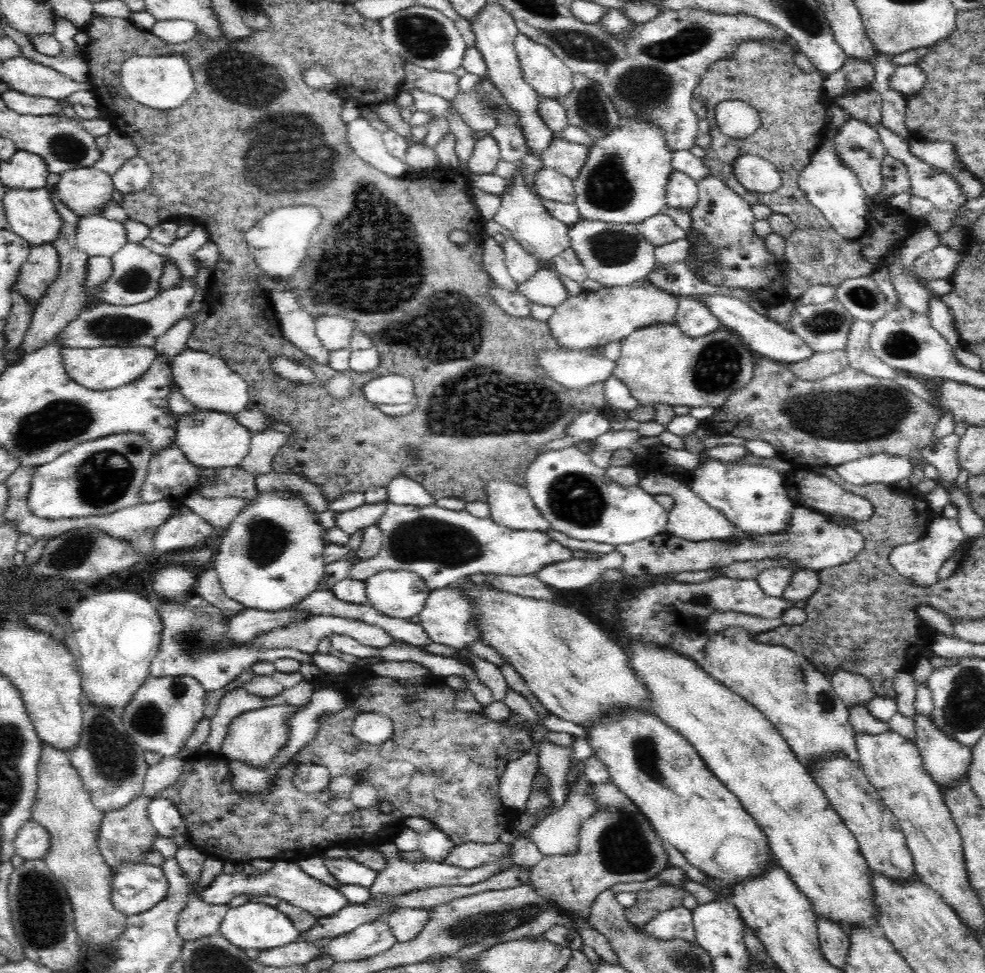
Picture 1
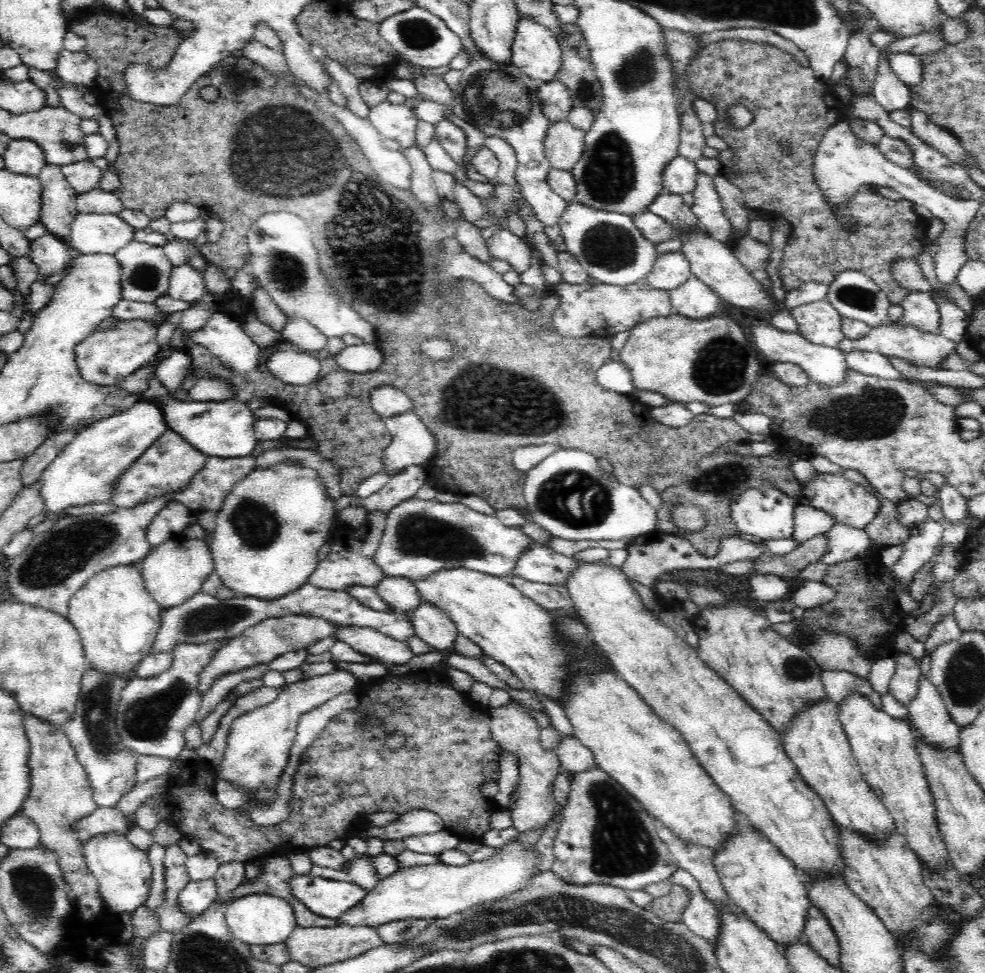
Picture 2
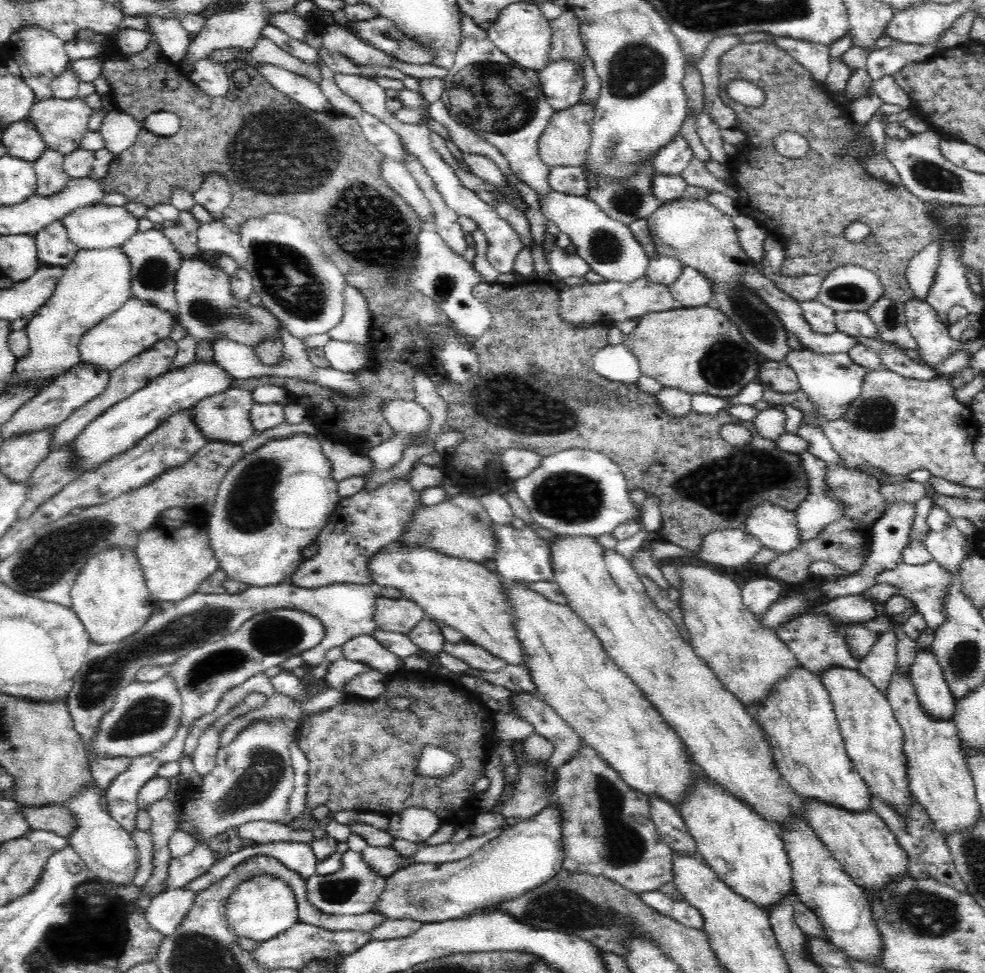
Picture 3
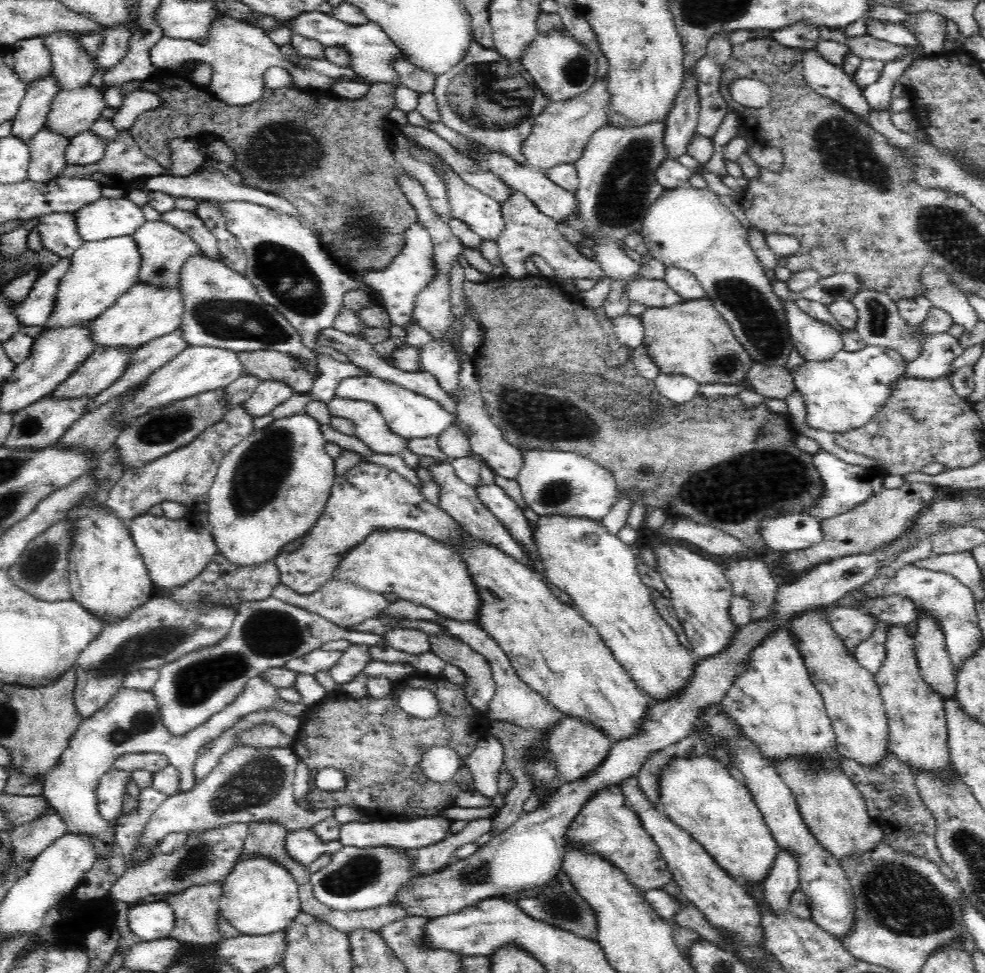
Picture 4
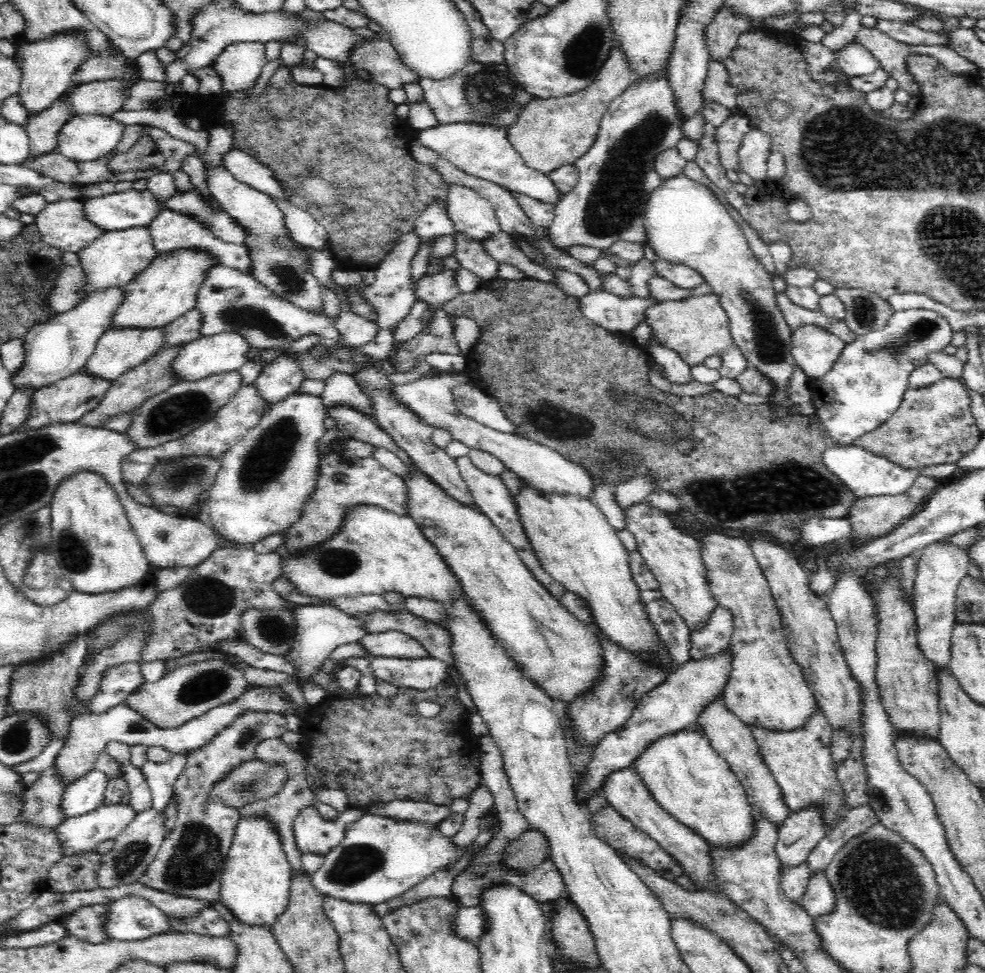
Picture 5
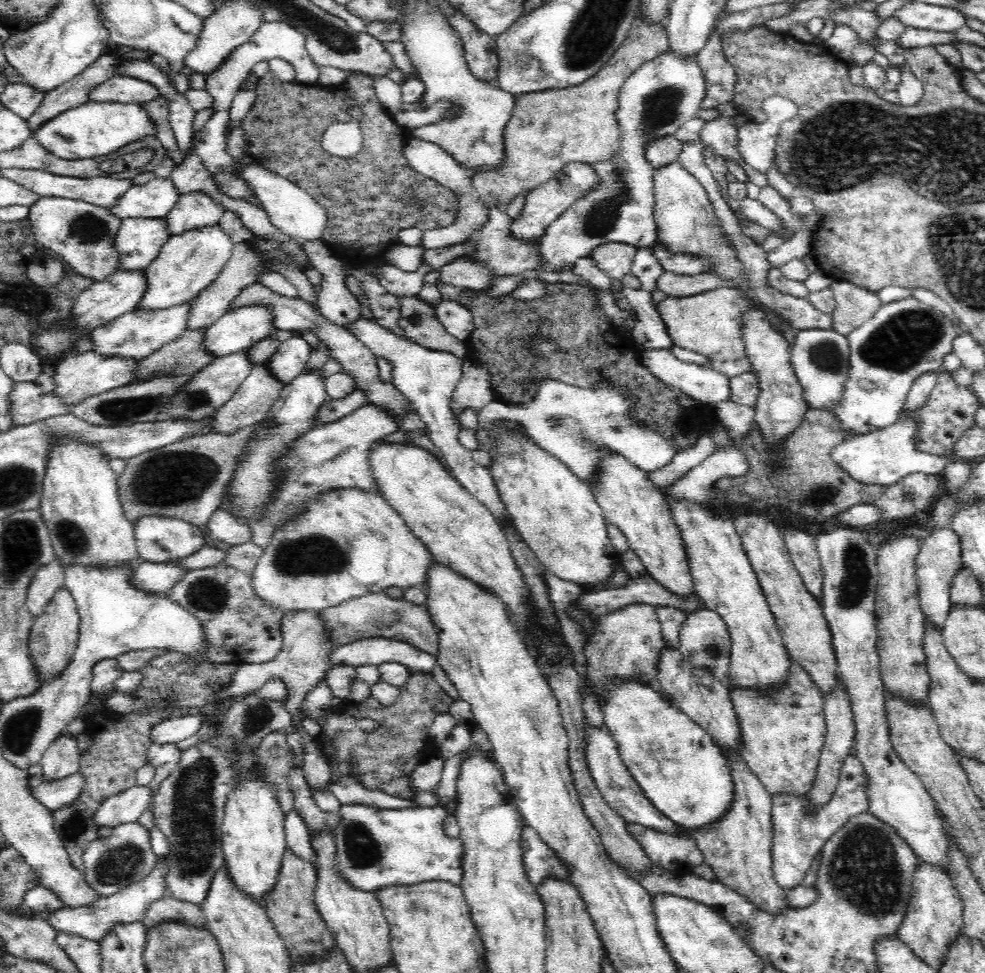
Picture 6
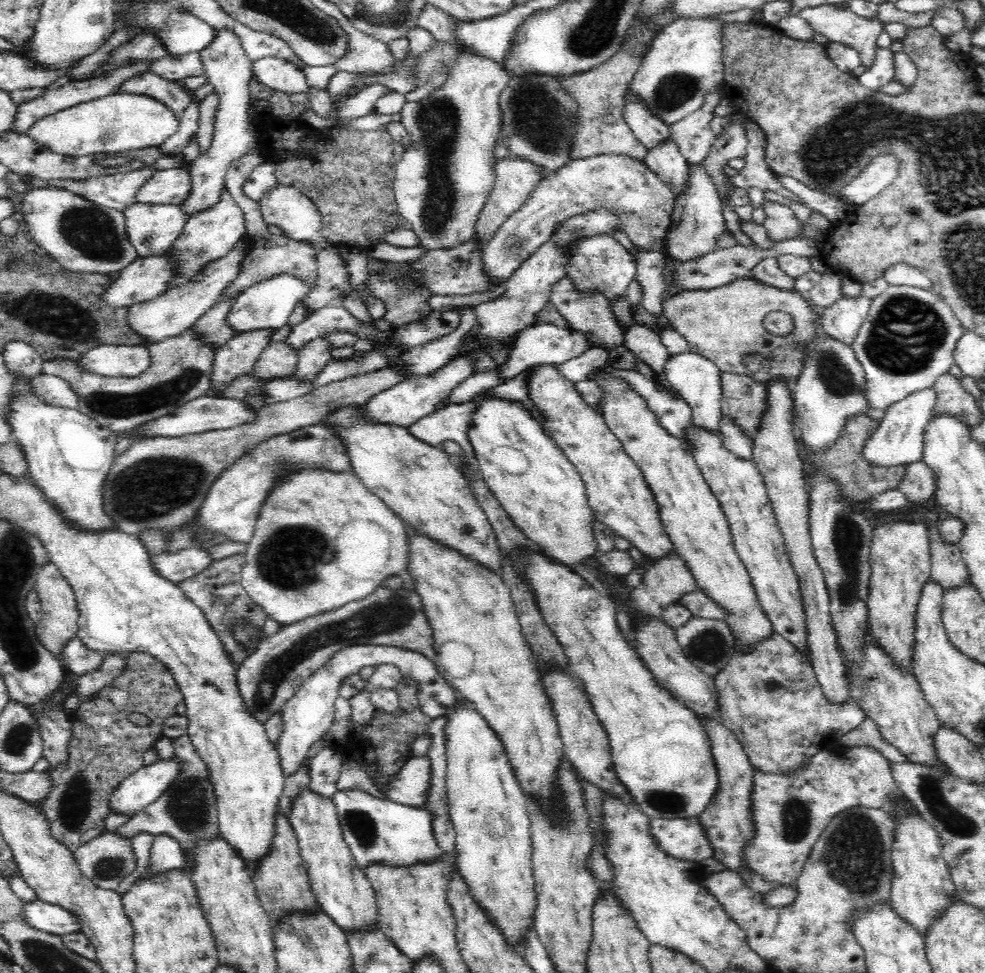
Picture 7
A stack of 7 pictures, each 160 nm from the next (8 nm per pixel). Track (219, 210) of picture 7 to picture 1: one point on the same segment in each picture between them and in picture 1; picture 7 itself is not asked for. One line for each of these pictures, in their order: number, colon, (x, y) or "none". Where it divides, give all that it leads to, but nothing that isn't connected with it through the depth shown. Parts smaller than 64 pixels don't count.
1: (102, 369)
2: (107, 358)
3: (133, 329)
4: (145, 312)
5: (165, 291)
6: (186, 265)

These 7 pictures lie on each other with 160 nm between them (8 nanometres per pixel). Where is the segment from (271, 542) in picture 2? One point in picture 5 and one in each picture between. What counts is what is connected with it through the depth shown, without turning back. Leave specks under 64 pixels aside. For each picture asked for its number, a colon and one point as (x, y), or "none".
3: (262, 521)
4: (251, 524)
5: (265, 480)

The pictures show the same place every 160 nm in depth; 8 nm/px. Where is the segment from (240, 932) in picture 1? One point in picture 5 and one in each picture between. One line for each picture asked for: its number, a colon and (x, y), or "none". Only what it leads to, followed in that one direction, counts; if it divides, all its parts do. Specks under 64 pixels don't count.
2: (254, 919)
3: (263, 908)
4: (260, 897)
5: (255, 888)

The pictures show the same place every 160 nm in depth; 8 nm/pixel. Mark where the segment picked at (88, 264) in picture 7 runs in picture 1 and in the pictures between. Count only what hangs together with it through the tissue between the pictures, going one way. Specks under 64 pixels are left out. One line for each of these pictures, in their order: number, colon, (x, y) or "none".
1: (41, 270)
2: (50, 256)
3: (54, 248)
4: (59, 235)
5: (63, 225)
6: (82, 234)

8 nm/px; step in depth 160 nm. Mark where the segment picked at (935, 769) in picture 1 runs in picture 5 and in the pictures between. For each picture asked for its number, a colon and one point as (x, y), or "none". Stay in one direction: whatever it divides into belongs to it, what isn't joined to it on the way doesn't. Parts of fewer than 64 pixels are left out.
2: (927, 716)
3: (934, 697)
4: (930, 652)
5: (943, 565)

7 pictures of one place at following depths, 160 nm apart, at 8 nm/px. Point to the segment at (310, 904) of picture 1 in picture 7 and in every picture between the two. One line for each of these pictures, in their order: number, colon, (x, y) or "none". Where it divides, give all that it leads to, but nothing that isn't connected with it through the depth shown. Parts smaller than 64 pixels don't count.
2: (328, 898)
3: (354, 890)
4: (357, 879)
5: (380, 858)
6: (375, 848)
7: (377, 832)

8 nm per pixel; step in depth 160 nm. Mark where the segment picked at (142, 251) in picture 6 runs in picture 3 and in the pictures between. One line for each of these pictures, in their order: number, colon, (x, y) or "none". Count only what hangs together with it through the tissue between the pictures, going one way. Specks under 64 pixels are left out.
3: (96, 283)
4: (100, 272)
5: (111, 261)

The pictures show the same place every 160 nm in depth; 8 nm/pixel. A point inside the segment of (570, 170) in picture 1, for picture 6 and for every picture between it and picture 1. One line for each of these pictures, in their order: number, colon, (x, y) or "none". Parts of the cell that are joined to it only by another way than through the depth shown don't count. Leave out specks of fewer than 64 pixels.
2: (564, 145)
3: (566, 141)
4: (561, 132)
5: (553, 132)
6: (550, 129)

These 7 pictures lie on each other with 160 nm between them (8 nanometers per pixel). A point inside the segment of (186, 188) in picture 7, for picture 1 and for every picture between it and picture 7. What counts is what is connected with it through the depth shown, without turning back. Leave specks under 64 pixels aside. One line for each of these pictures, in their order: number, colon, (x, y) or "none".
1: (97, 236)
2: (91, 233)
3: (95, 227)
4: (104, 219)
5: (126, 210)
6: (155, 199)

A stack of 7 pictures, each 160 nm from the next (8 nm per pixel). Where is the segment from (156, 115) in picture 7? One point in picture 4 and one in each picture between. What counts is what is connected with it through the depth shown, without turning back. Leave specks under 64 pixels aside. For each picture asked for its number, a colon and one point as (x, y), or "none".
4: (86, 149)
5: (83, 139)
6: (93, 129)

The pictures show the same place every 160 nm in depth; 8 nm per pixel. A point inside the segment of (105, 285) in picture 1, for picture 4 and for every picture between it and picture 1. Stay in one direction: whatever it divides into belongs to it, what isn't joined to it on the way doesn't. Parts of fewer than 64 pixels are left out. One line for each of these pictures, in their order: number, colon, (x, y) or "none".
2: (146, 270)
3: (153, 261)
4: (164, 249)

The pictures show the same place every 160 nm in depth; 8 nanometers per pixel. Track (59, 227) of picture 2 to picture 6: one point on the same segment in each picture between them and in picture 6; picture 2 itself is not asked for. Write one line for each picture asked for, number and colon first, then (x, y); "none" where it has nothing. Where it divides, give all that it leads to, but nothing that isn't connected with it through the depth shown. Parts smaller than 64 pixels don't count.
3: (51, 178)
4: (48, 150)
5: (44, 131)
6: (72, 93)

